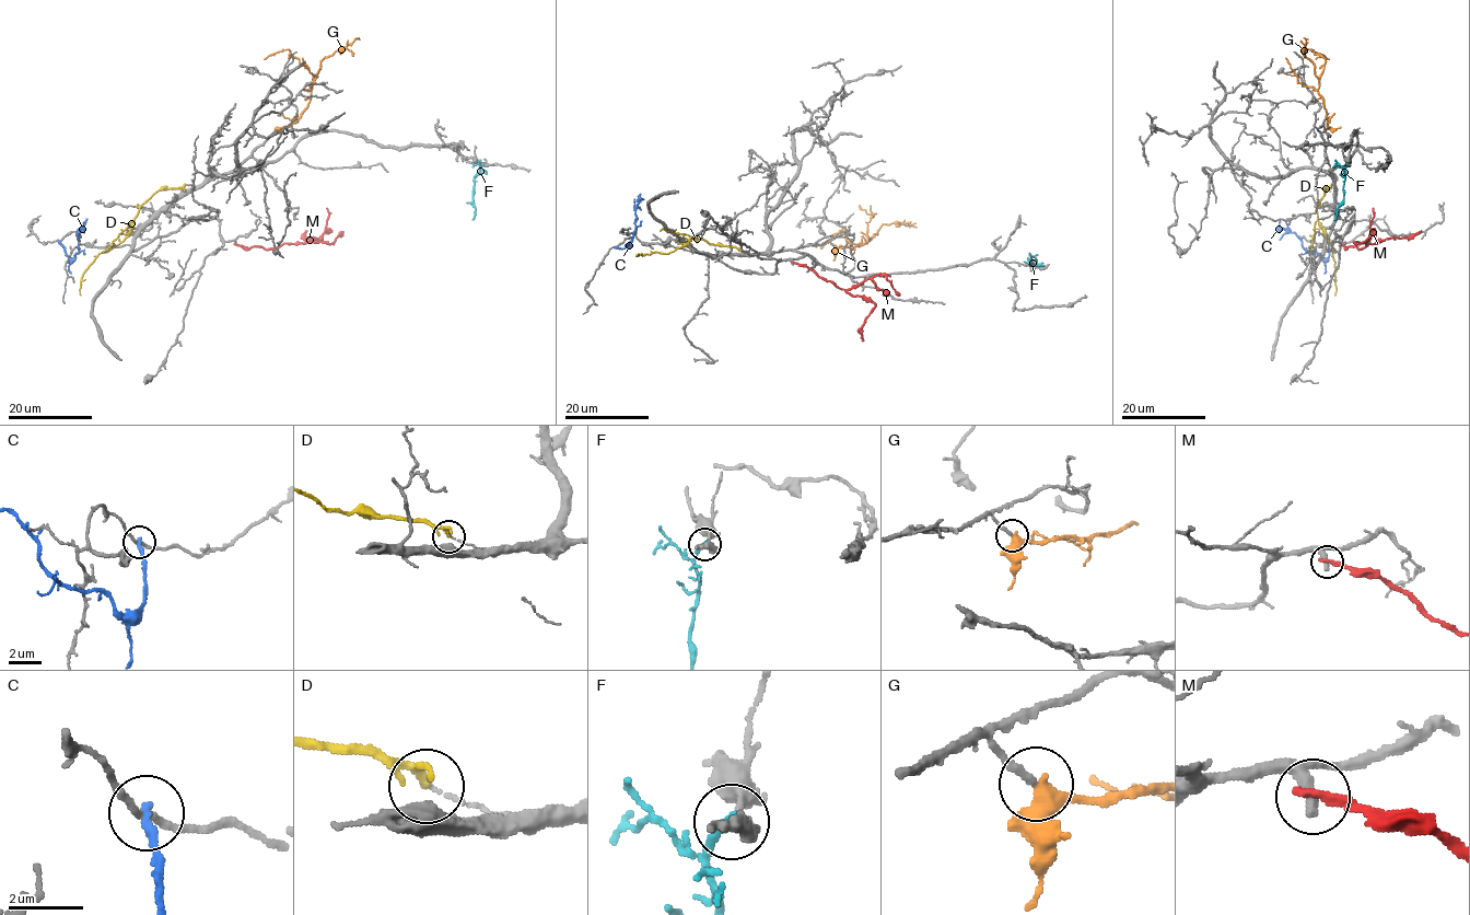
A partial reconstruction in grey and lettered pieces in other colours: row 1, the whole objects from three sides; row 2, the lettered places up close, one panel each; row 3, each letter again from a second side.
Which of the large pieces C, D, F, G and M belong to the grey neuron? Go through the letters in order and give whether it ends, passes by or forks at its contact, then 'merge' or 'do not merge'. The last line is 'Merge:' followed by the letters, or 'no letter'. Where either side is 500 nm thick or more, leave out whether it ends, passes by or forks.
C: it ends | do not merge
D: it passes by | do not merge
F: it ends | do not merge
G: it passes by | merge
M: it ends | do not merge
Merge: G

